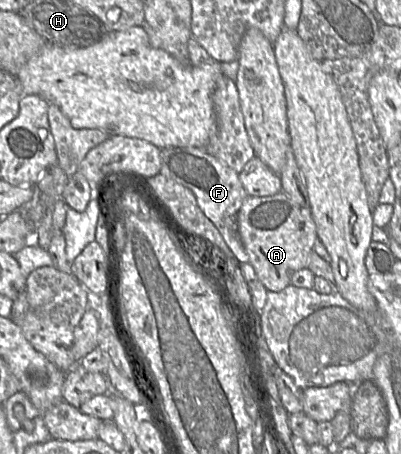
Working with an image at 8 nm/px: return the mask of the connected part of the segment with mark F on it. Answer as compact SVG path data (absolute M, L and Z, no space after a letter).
M199 147L161 149L160 173L192 191L199 208L215 225L232 253L240 263L248 263L249 257L241 241L238 226L238 212L248 194L240 181L239 173L211 155L205 148Z

